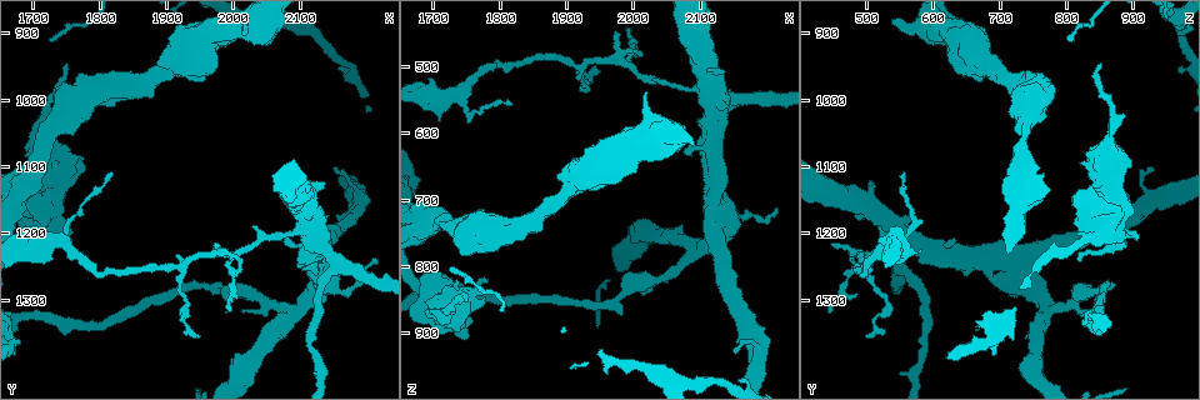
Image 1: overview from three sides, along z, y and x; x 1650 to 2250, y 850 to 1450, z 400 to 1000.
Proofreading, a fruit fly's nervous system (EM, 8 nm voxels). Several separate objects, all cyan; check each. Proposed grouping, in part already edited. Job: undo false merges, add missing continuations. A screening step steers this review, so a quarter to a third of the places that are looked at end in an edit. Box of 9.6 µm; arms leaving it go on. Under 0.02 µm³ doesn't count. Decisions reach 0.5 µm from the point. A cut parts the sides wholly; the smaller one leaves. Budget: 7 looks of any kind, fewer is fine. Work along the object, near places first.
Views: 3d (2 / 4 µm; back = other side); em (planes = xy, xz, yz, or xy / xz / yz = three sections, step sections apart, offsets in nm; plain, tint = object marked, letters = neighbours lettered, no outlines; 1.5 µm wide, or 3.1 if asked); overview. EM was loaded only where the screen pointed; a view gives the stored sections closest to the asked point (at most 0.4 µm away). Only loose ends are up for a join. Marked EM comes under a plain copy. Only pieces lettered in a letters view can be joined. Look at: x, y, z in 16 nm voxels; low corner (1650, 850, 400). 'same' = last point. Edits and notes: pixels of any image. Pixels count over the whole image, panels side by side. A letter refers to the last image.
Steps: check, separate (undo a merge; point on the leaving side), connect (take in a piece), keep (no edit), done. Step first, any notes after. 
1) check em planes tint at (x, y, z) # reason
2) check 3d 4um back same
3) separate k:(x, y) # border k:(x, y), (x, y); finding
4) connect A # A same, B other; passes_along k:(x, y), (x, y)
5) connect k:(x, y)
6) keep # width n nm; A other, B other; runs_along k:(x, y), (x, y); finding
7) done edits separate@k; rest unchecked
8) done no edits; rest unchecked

check em planes letters at (2080, 1210, 630) # stops while still wide

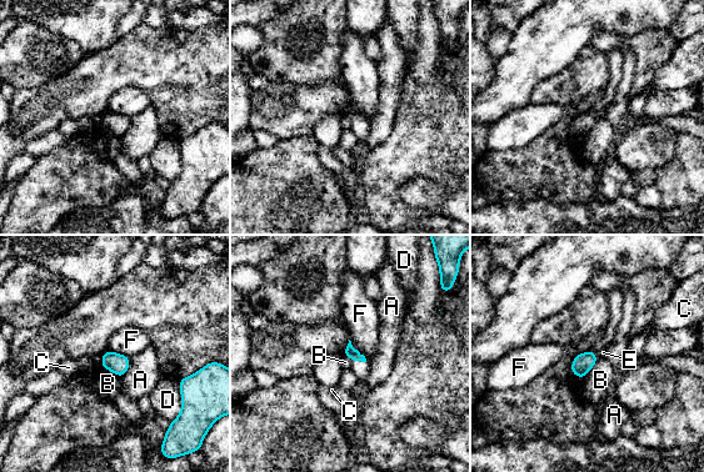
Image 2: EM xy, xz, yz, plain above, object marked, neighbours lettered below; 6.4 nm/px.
keep # longest_contact B 220 nm; A other, B other, C other, D other, E other, F other; no lettered piece goes on from it

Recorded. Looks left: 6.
check em planes tint at (1710, 1060, 730)

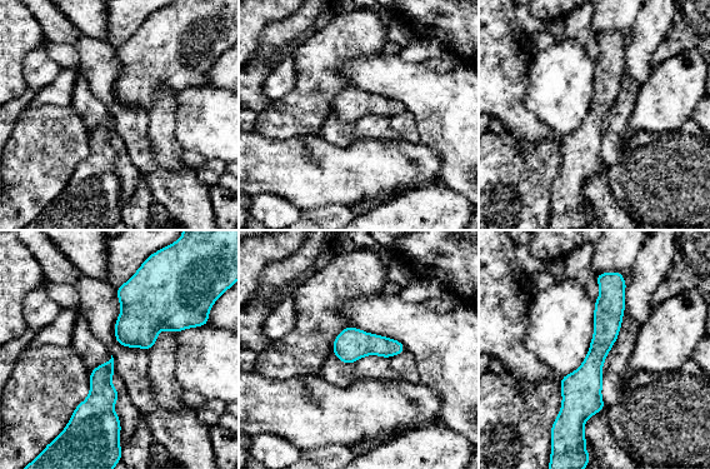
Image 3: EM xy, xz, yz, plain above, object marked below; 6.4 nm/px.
check em planes letters same # what lies round it

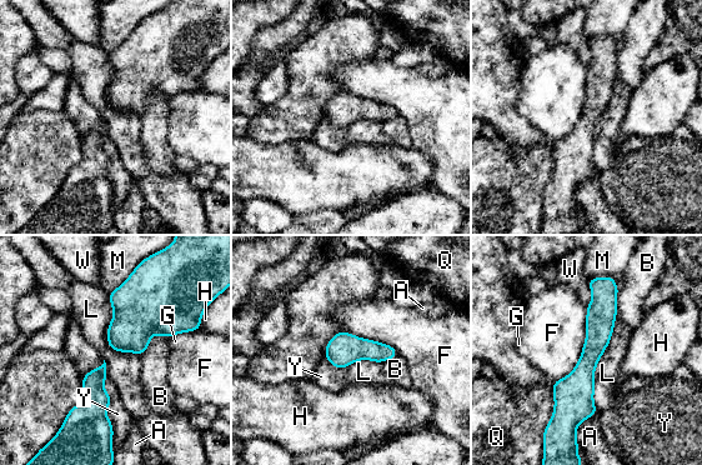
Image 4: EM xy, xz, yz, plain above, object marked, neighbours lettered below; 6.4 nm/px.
keep # A other, B other, F other, G other, H other, L other, M other, Q other, W other, Y other; border 4:(587, 306), (581, 356), (553, 381); one neuron here

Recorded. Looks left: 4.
check em planes tint at (1700, 1140, 815) # free end

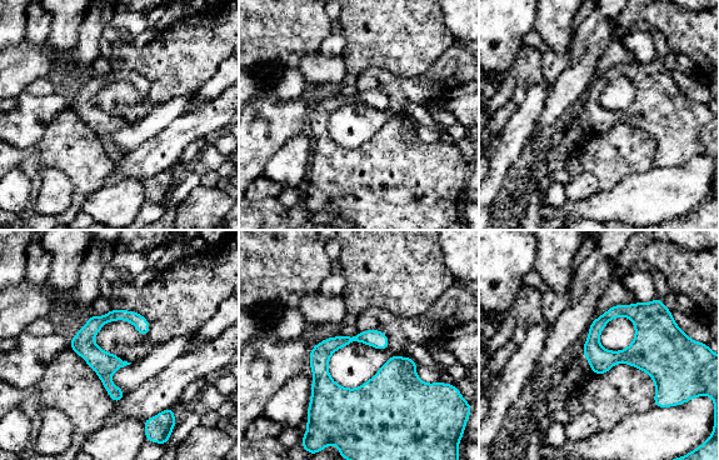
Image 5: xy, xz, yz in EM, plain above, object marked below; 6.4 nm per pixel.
check em planes letters same

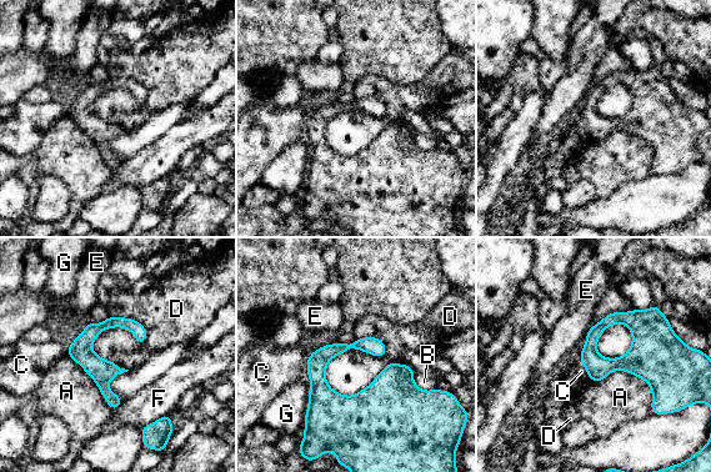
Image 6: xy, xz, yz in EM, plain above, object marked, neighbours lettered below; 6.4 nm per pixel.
keep # A other, B other, C other, D other, E other, F other, G other; border 6:(110, 315), (135, 319), (145, 344); no lettered piece goes on from it

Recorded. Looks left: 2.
done no edits; rest unchecked

